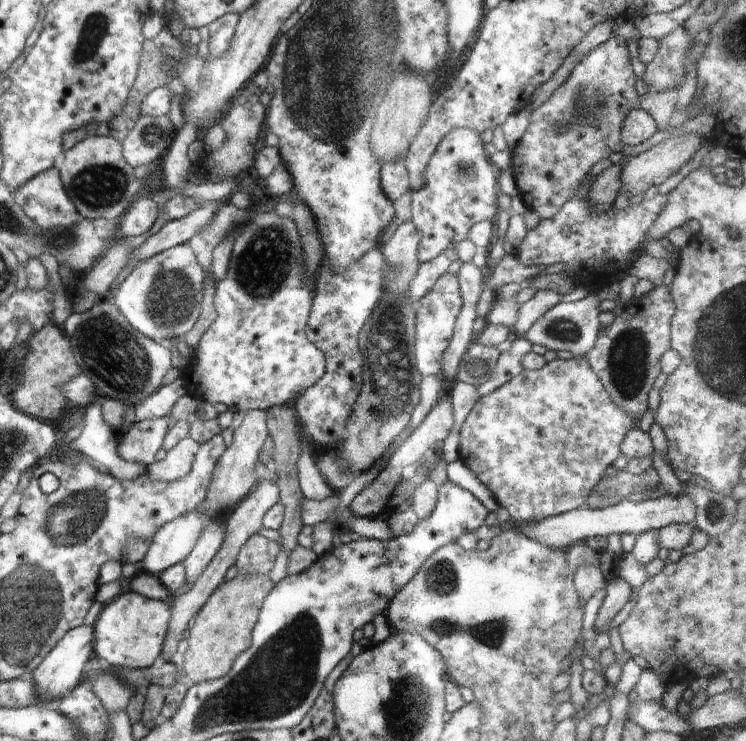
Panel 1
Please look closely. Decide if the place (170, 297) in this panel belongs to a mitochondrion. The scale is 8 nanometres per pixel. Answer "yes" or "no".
yes

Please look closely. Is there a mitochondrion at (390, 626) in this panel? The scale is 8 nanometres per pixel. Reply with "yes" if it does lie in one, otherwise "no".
no

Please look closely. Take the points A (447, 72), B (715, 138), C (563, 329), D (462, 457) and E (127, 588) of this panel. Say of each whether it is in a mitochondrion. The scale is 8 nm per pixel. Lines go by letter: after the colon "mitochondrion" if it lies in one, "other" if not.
A: other
B: other
C: mitochondrion
D: other
E: other

